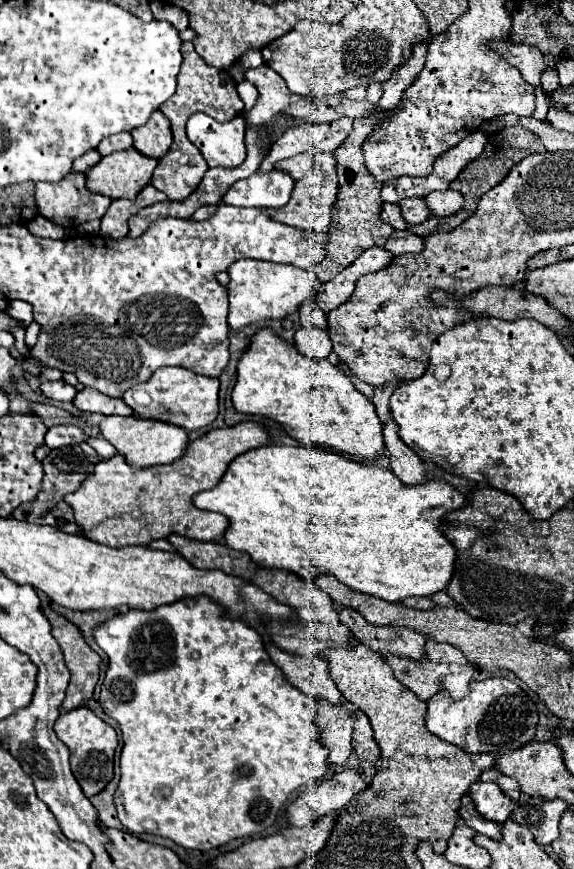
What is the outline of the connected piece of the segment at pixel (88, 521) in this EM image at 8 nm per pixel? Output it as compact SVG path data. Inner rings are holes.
M241 422L231 428L211 430L205 436L189 442L181 458L165 466L131 468L119 454L95 466L93 474L73 494L63 500L73 508L75 522L85 538L107 546L149 544L169 534L181 534L193 540L219 542L229 520L221 514L197 510L191 498L201 490L211 490L225 474L231 460L255 446L269 444L269 436L261 424Z

